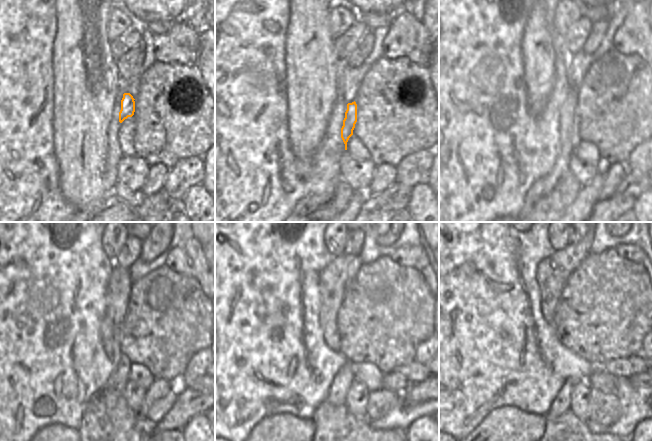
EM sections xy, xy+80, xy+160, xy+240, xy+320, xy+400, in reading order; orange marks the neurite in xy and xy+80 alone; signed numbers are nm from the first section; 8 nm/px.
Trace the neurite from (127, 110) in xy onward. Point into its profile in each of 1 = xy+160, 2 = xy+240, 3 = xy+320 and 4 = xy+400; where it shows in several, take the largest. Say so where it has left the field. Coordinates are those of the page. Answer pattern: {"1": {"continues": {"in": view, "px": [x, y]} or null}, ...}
{"1": {"continues": {"in": "xy+160", "px": [575, 138]}}, "2": {"continues": {"in": "xy+240", "px": [120, 373]}}, "3": {"continues": {"in": "xy+320", "px": [342, 381]}}, "4": {"continues": {"in": "xy+400", "px": [560, 404]}}}

